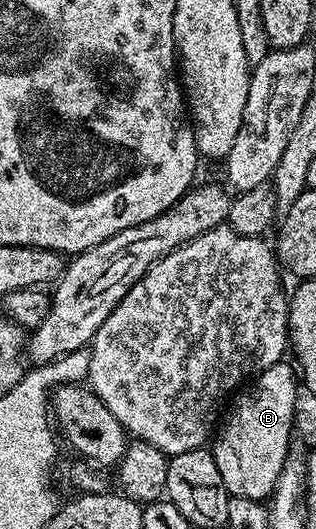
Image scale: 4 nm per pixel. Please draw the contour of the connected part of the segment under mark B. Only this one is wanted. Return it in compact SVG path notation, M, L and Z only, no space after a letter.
M282 360L271 364L271 368L256 375L232 399L233 407L229 415L227 410L212 439L215 465L232 497L256 502L268 499L279 480L279 472L283 472L283 464L291 449L289 437L293 434L293 417L297 414L297 386L299 390L298 371L287 363Z

